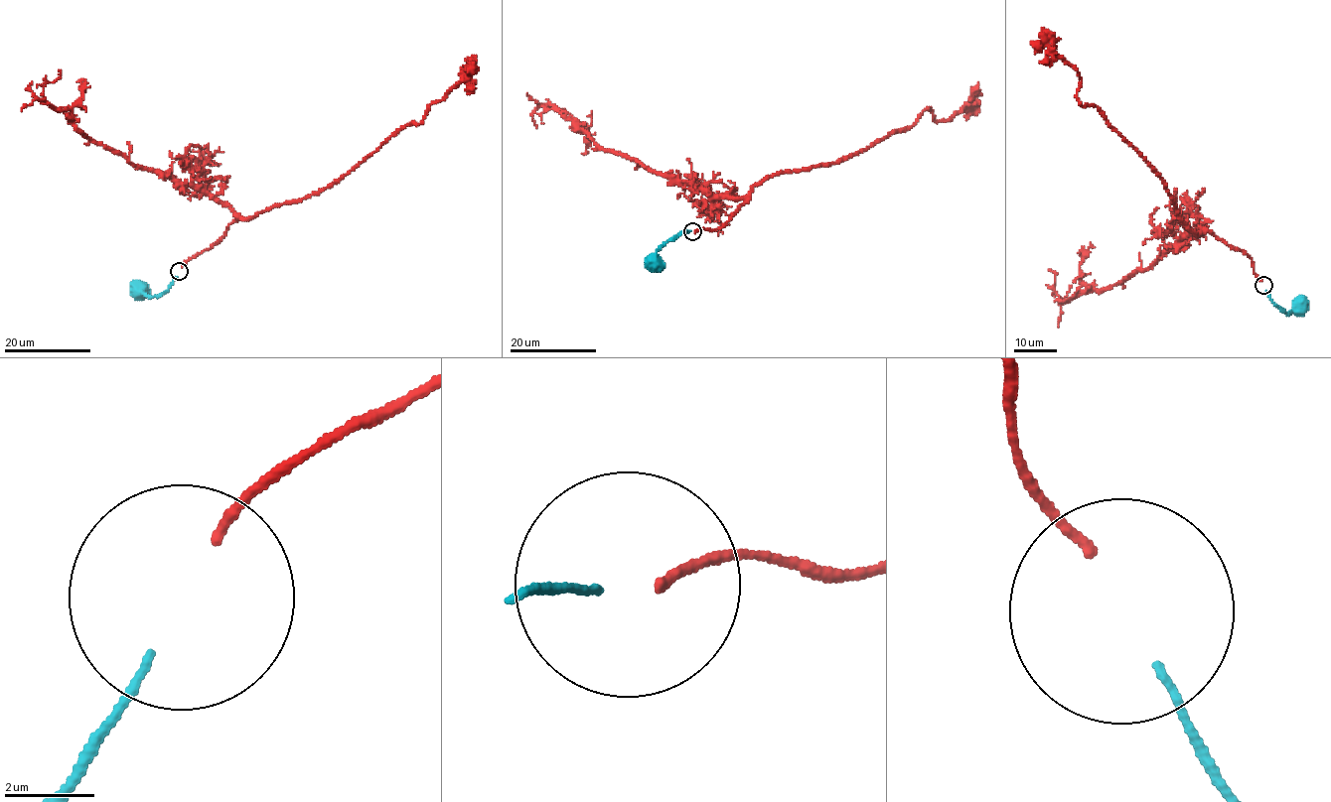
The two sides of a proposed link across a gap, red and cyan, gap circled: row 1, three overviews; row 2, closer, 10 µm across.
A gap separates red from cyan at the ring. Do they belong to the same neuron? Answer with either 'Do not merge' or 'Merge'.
Merge

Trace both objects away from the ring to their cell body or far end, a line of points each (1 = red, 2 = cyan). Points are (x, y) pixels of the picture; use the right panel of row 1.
1: (1261, 280), (1251, 258), (1182, 221), (1160, 176), (1097, 107), (1081, 105), (1075, 67), (1052, 48), (1030, 42)
2: (1266, 290), (1274, 305), (1285, 314), (1298, 308)

